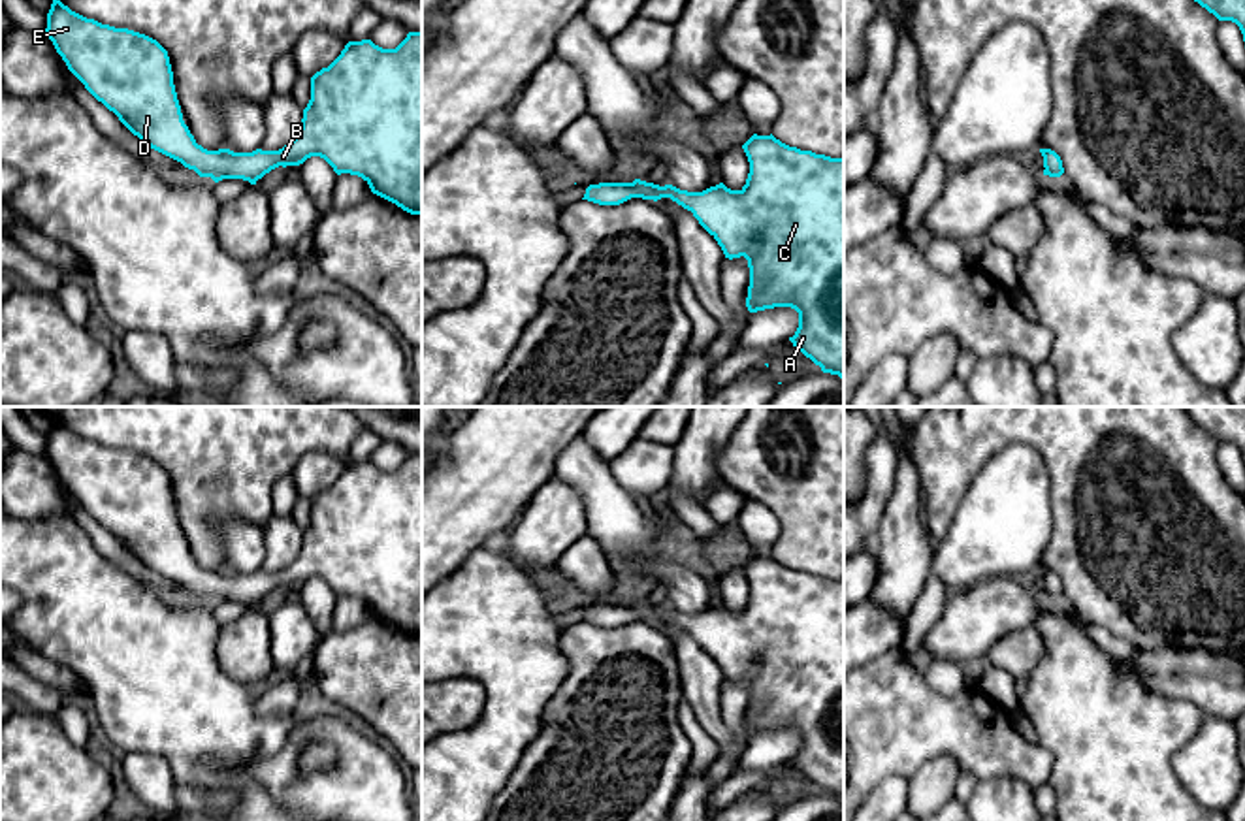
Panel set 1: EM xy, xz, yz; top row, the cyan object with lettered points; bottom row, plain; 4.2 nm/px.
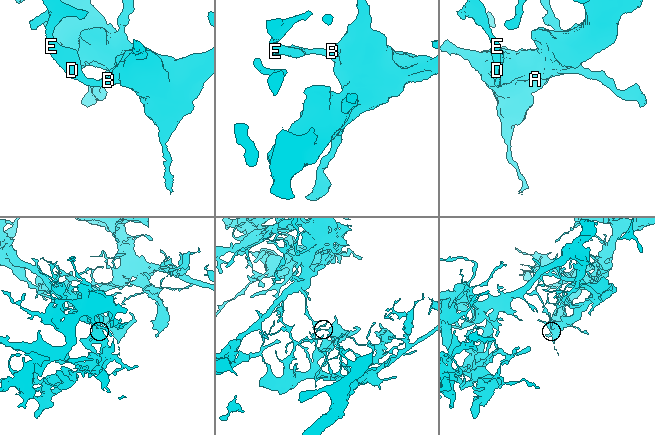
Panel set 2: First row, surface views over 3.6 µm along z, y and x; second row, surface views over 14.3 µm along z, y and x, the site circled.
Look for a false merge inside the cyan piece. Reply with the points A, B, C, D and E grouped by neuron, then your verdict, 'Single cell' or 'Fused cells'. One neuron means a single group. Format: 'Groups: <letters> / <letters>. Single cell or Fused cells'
Groups: A B C / D E. Fused cells

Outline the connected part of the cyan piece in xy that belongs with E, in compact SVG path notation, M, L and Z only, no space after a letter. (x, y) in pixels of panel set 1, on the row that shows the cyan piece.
M60 0L51 4L45 34L85 89L147 147L181 162L188 169L209 156L209 151L196 143L183 121L170 56L156 40L87 19Z

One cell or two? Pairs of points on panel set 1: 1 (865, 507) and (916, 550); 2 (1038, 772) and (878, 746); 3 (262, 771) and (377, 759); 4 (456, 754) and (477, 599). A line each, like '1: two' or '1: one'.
1: two
2: one
3: one
4: one

